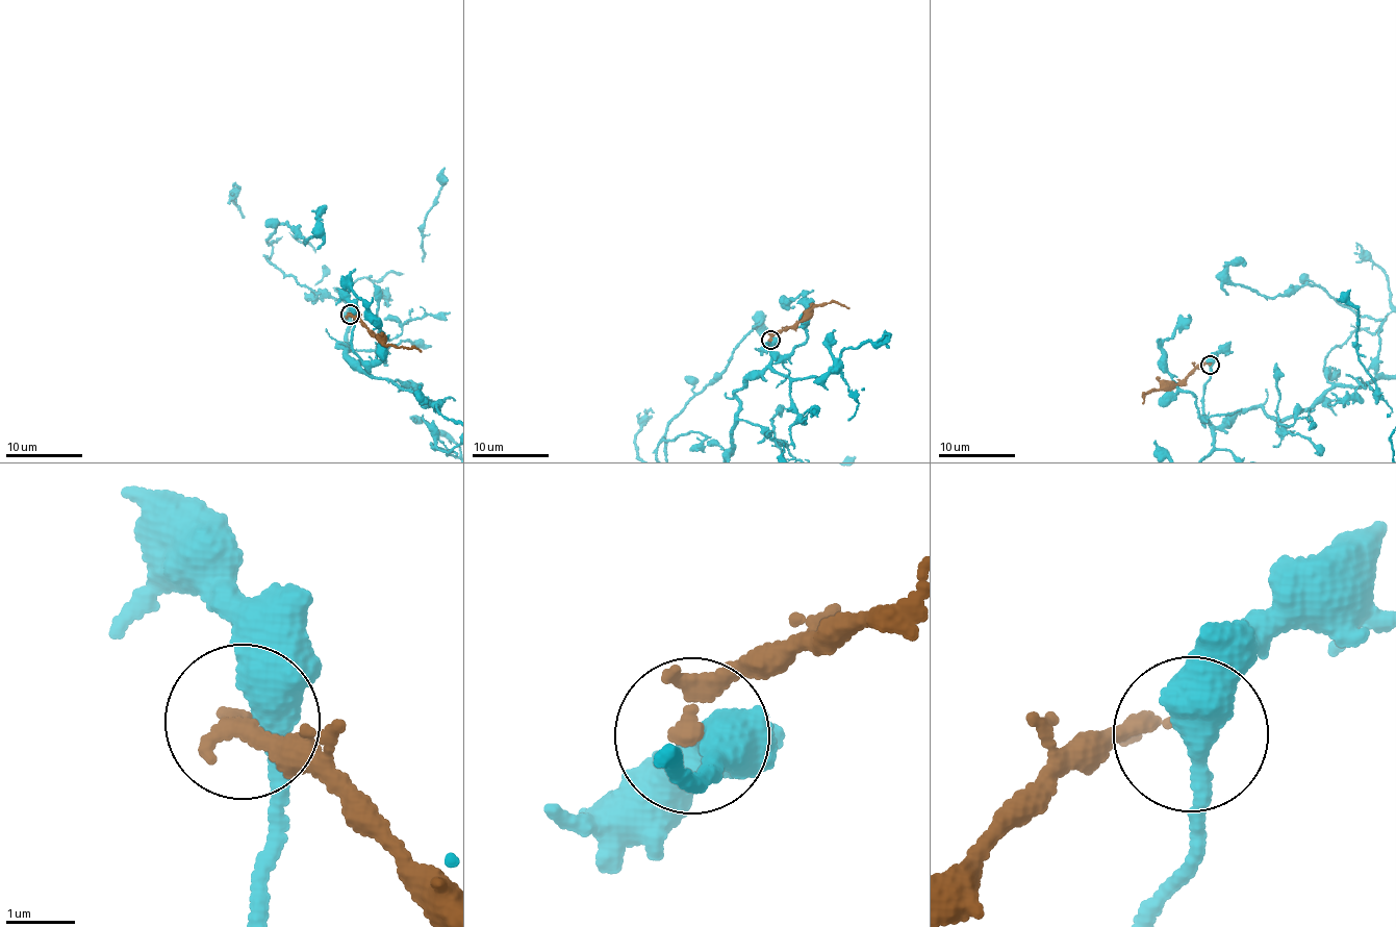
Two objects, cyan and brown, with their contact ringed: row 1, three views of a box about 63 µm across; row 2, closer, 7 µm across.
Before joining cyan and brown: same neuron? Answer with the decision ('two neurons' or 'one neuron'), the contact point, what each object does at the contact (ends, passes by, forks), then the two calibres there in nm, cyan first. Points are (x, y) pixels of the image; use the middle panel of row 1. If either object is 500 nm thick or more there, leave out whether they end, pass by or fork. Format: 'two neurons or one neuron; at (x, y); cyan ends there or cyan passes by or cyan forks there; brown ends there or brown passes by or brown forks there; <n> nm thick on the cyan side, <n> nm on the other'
two neurons; at (770, 340); cyan passes by; brown ends there; 480 nm thick on the cyan side, 280 nm on the other

